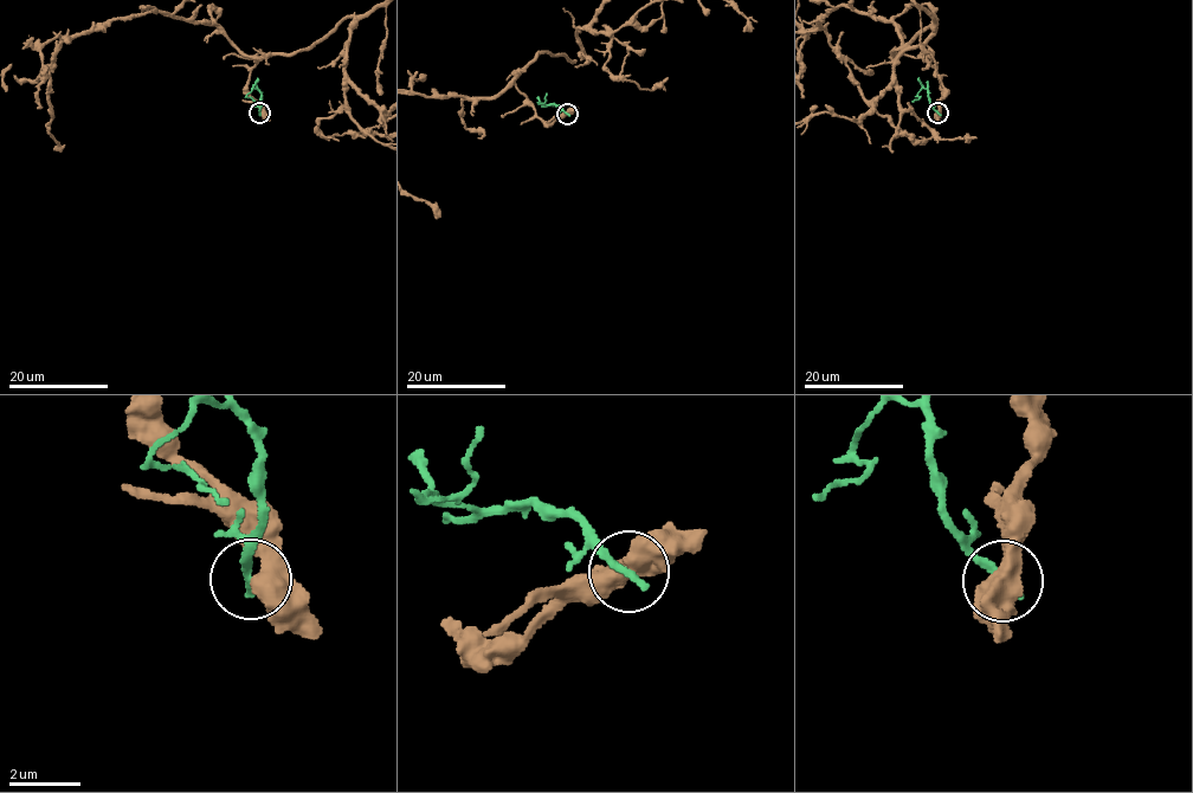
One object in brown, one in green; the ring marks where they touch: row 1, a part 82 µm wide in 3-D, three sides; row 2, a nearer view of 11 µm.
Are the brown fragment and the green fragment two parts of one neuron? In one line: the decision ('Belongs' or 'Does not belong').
Does not belong

